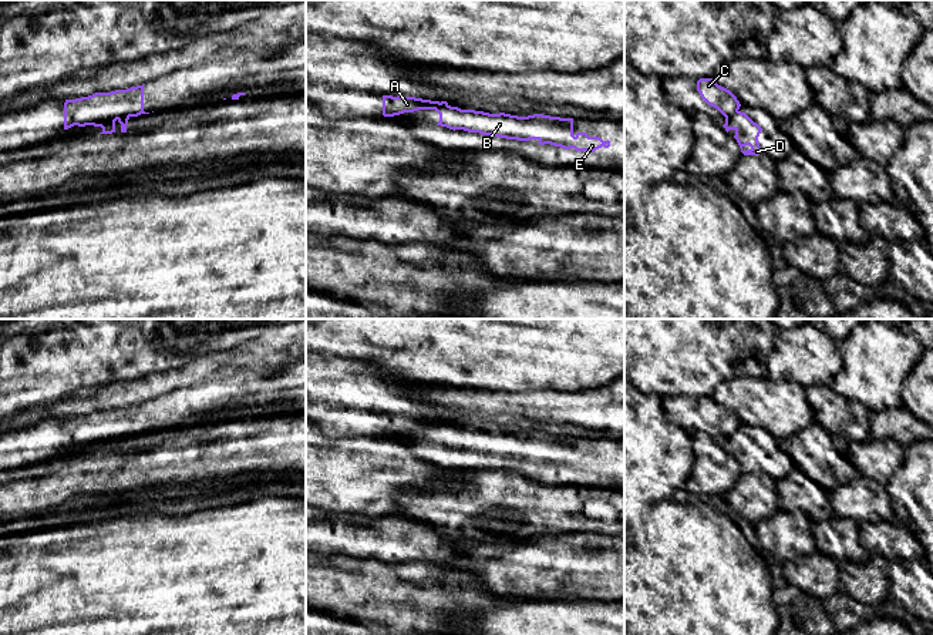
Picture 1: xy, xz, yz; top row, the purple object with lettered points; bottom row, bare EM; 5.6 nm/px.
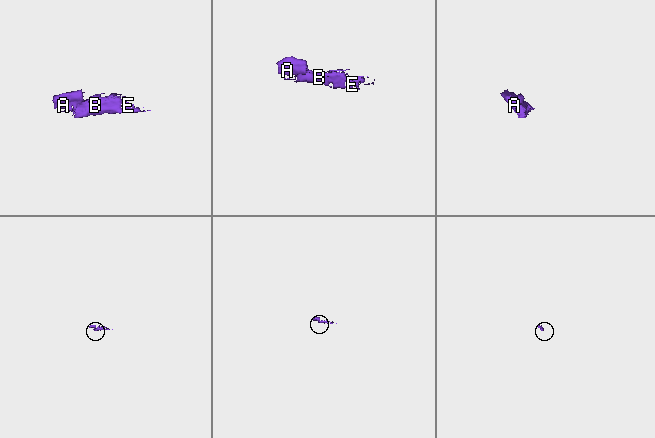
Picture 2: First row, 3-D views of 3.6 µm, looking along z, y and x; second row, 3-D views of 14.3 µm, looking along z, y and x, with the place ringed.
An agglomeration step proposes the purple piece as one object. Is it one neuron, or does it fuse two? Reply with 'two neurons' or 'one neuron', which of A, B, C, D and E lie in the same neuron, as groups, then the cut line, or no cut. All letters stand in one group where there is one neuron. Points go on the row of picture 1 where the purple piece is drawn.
two neurons | A C / B D E | xy (114, 120), (94, 126)

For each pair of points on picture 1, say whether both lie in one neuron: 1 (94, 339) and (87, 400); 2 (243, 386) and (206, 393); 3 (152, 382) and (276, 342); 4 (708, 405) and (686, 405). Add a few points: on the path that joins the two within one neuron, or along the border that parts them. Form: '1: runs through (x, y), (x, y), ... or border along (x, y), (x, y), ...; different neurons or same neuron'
1: border along (121, 380), (78, 387), (74, 392), (56, 397); different neurons
2: runs through (235, 393), (215, 393); same neuron
3: runs through (184, 376), (245, 356); same neuron
4: runs through (703, 405), (691, 405); same neuron

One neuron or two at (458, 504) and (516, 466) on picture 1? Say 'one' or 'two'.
two

